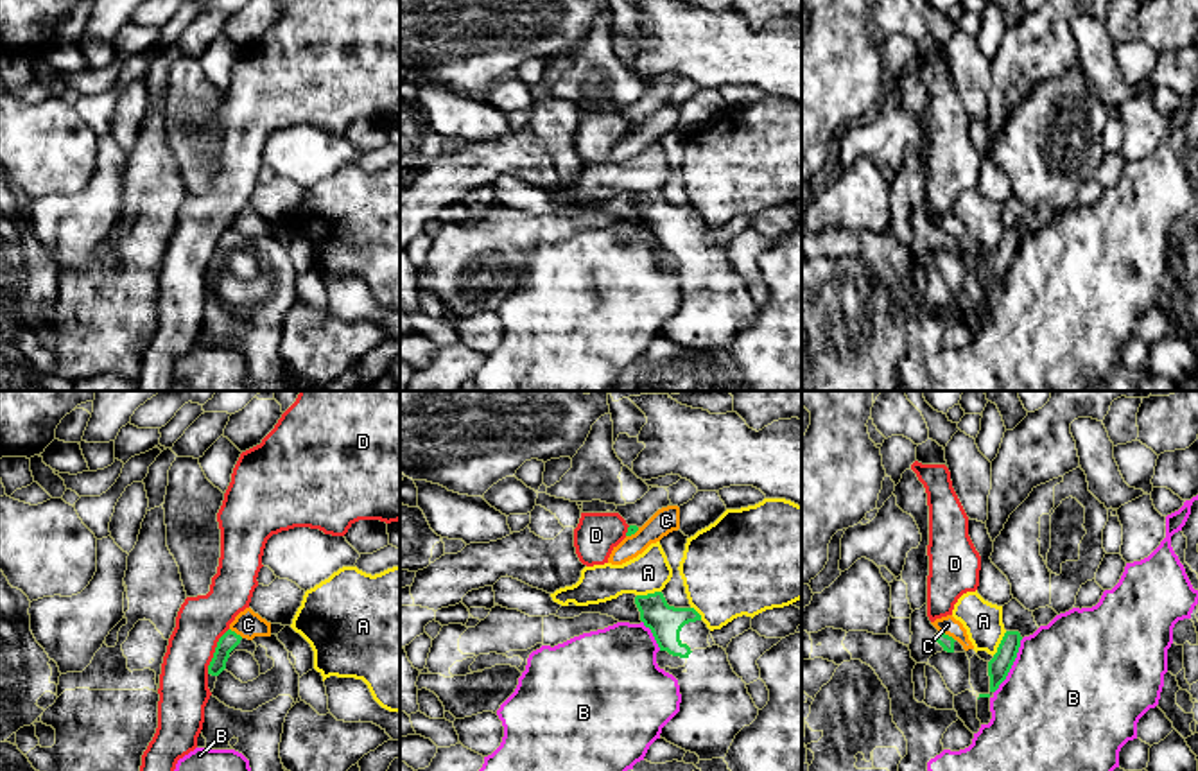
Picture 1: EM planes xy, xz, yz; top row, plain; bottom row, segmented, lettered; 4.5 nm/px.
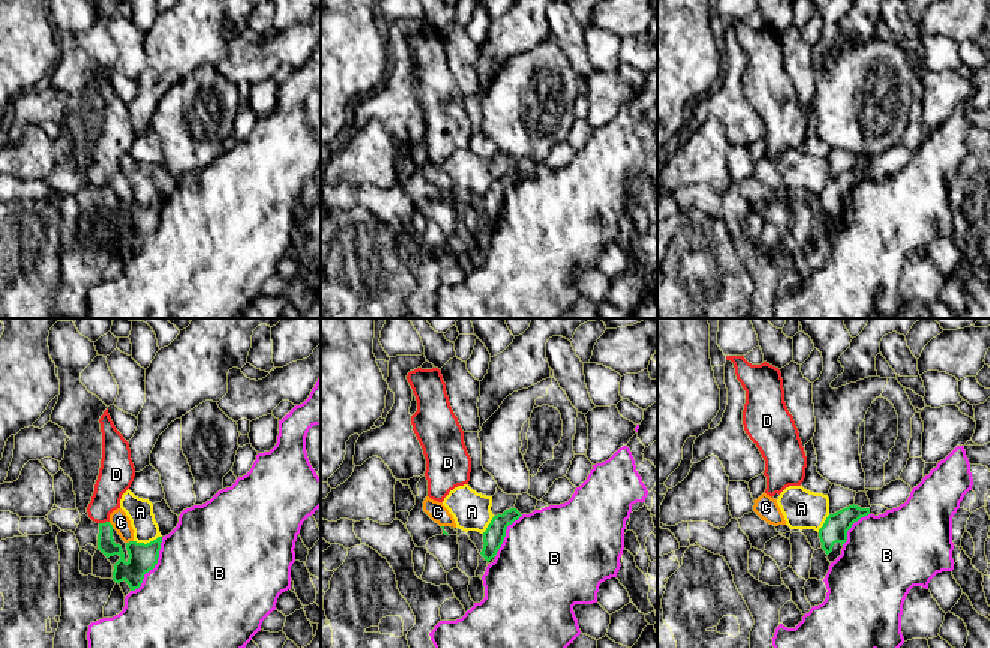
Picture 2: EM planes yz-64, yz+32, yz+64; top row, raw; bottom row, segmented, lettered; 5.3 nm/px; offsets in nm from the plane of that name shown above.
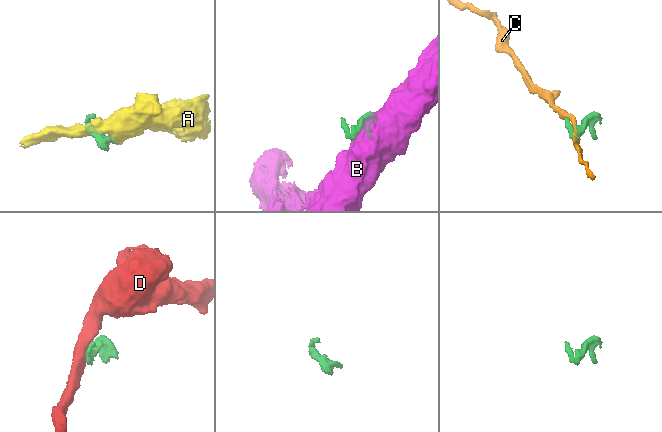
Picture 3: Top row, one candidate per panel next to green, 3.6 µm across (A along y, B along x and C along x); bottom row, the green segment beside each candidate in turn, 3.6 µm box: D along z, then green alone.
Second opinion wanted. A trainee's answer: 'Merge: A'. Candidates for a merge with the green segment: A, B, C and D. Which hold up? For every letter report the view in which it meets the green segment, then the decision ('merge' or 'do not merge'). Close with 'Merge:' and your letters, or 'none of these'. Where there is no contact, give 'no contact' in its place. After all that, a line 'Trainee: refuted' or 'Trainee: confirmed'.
A: xz | do not merge
B: yz | do not merge
C: yz | do not merge
D: xy | do not merge
Merge: none of these
Trainee: refuted

